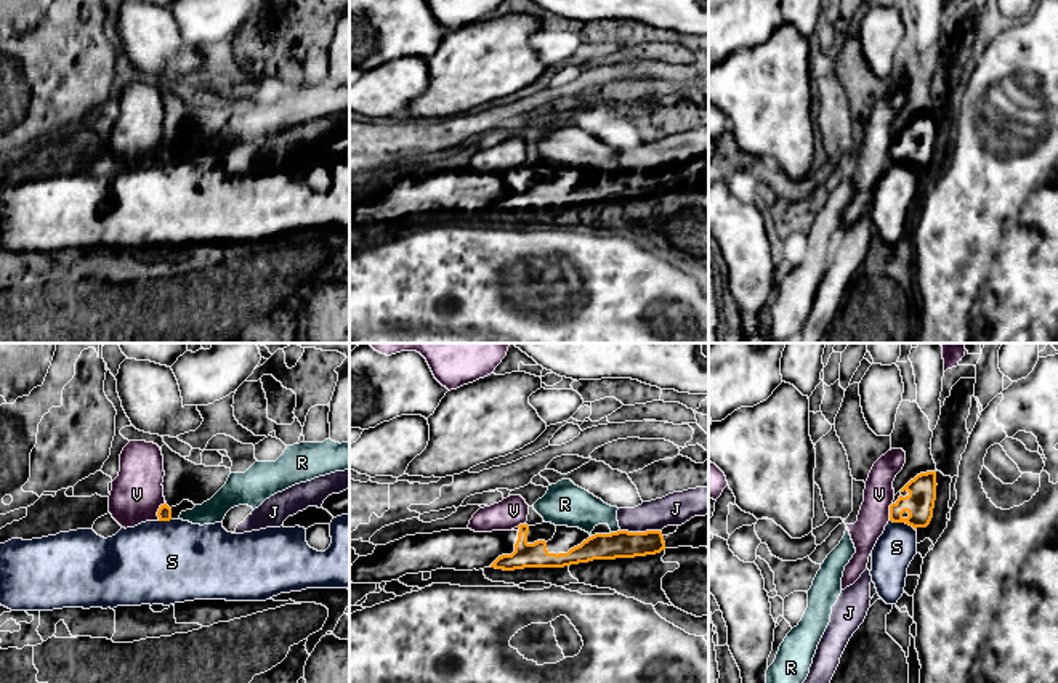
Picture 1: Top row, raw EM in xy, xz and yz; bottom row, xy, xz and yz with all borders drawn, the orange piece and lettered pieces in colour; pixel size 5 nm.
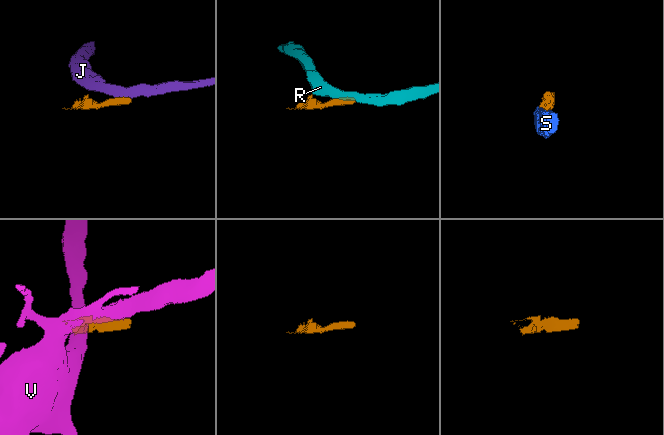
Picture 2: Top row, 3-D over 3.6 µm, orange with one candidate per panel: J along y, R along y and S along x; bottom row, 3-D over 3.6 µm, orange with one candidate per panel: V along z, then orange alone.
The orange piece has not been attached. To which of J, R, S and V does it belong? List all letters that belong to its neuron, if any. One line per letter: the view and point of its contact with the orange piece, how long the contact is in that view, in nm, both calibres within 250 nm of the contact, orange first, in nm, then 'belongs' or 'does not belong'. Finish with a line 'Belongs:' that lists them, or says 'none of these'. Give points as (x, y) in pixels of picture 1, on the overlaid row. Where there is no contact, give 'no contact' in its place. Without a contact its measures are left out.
J: xz (640, 533) | 200 nm | 140/160 nm | does not belong
R: xz (614, 533) | 50 nm | 140/200 nm | does not belong
S: yz (903, 521) | 140 nm | 150/200 nm | does not belong
V: xy (157, 512) | 100 nm | 70/260 nm | does not belong
Belongs: none of these

